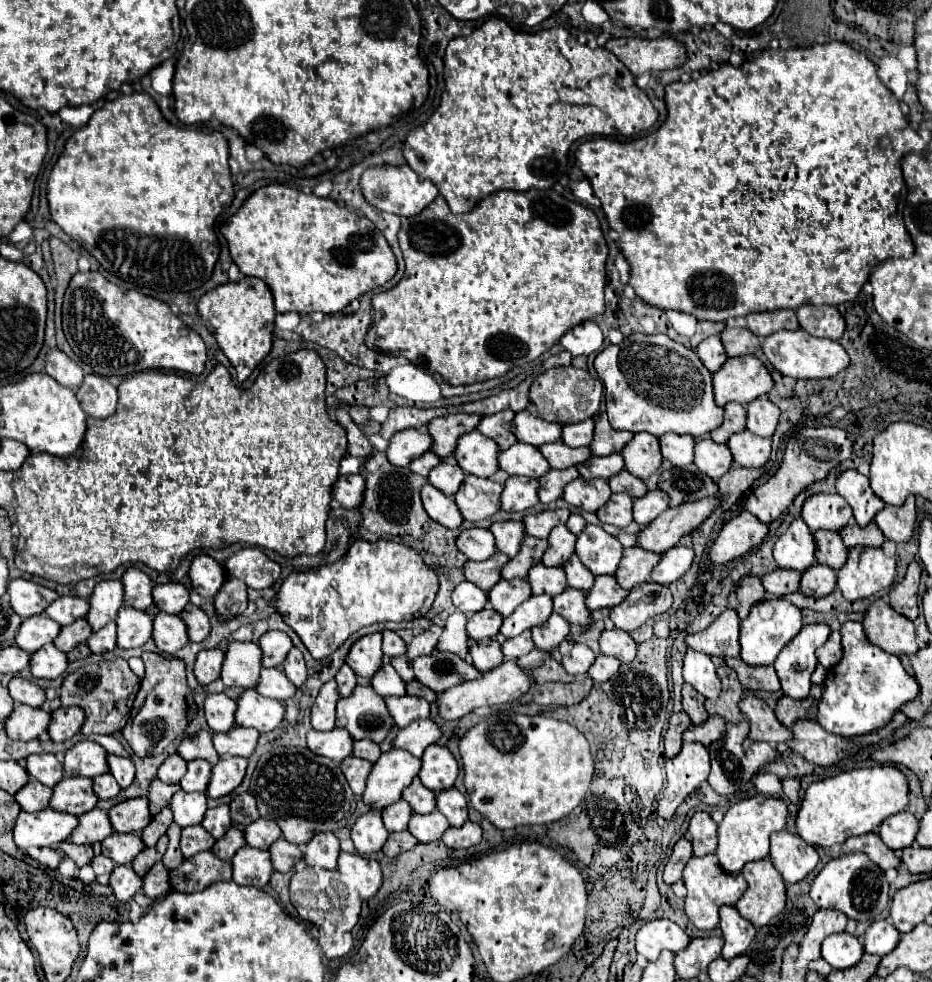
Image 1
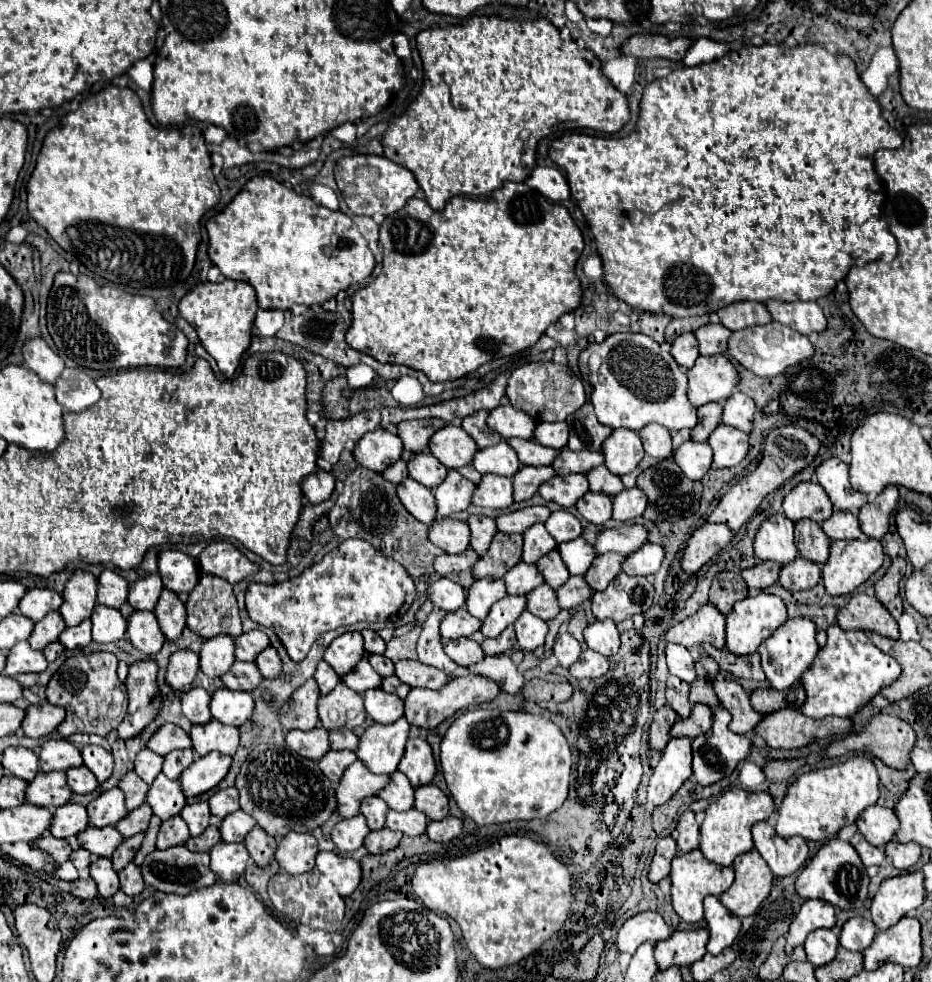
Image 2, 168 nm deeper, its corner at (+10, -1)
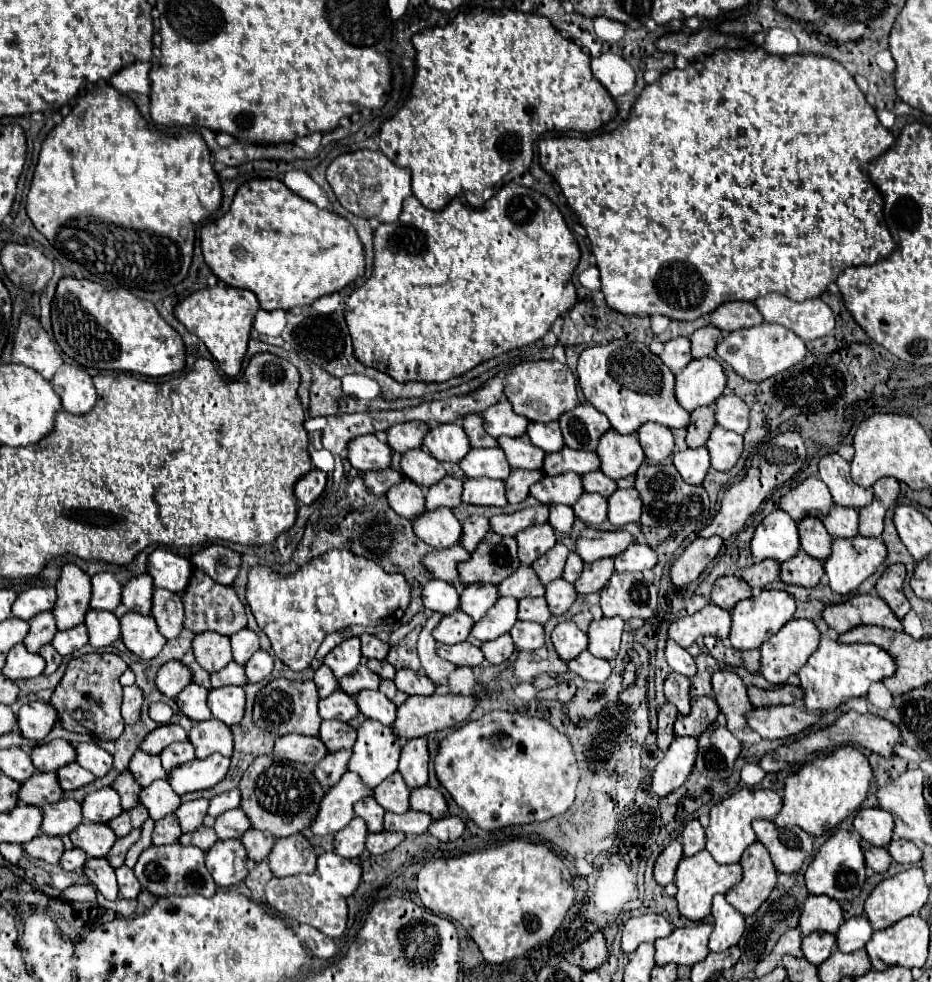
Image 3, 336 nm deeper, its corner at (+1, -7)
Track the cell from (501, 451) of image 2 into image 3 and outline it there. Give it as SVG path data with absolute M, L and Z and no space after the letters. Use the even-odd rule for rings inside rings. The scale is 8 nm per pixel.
M472 449L470 455L460 461L462 471L468 477L490 477L490 479L508 479L512 467L502 449Z

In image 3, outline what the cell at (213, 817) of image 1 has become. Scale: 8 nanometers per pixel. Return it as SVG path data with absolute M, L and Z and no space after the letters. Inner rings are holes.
M196 799L190 803L182 803L176 811L176 817L180 819L180 827L184 833L196 831L208 813L208 801L206 799Z

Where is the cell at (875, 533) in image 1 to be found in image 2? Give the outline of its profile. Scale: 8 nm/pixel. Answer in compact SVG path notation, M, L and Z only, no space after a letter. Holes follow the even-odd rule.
M835 511L827 521L821 523L823 531L829 539L861 539L863 531L859 527L859 521L853 513L839 513Z

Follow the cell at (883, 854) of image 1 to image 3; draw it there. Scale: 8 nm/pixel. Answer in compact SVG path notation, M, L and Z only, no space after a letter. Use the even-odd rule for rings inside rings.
M860 841L862 845L862 851L864 851L864 859L866 859L866 867L870 867L872 871L876 873L884 873L888 867L890 867L890 853L888 849L882 849L882 847L872 847L868 841Z

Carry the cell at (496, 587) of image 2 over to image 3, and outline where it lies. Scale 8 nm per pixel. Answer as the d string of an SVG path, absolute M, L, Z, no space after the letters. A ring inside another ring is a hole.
M472 583L460 593L460 609L468 613L474 621L480 621L490 607L498 601L498 587L496 585L484 585L484 583Z

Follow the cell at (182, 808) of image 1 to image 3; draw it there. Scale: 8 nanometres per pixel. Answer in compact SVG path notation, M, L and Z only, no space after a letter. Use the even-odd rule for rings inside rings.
M166 779L156 781L150 787L144 787L140 793L140 801L150 811L150 817L154 821L160 821L166 815L172 815L182 805L182 799L172 791Z

